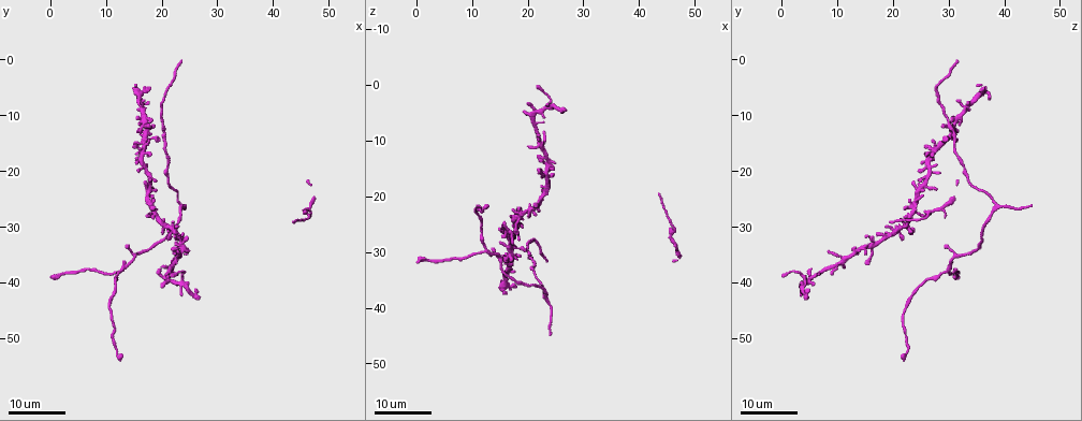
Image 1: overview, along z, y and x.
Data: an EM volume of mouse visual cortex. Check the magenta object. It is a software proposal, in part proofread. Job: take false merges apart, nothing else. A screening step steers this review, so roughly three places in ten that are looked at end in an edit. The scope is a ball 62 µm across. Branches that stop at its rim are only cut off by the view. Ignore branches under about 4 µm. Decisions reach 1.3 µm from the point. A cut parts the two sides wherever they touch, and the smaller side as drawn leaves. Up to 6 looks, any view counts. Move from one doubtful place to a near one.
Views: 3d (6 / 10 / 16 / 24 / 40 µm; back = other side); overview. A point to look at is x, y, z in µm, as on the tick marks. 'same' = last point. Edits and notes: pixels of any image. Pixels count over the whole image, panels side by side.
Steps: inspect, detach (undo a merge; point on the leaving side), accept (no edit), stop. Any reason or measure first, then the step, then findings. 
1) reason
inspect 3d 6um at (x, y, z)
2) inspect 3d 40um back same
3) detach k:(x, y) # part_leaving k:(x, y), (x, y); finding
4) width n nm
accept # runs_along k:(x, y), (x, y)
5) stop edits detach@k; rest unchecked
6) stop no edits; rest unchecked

a fork
inspect 3d 16um at (12.0, 38.0, 30.0)

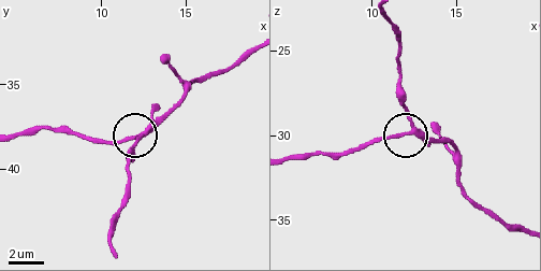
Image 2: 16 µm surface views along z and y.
inspect 3d 6um at (12.4, 38.0, 29.6)

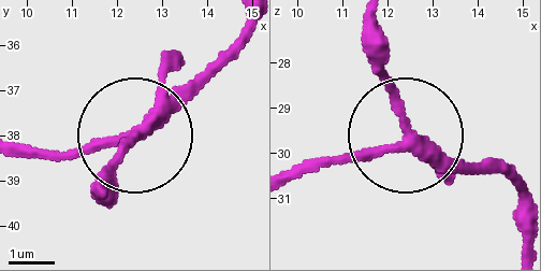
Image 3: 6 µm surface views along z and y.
side_arm 14 um
accept # runs_along 3:(523, 203), (493, 172), (447, 168), (400, 141), (289, 168); all the same neuron

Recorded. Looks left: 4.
four or more arms meet
inspect 3d 24um at (23.5, 32.5, 16.0)

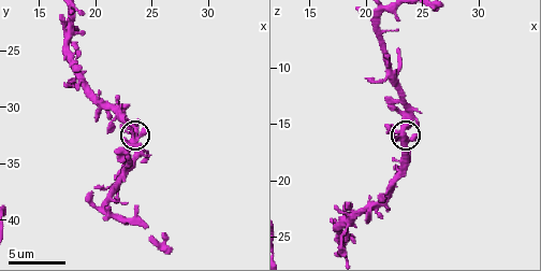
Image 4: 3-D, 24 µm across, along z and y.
inspect 3d 6um at (24.0, 32.4, 16.6)

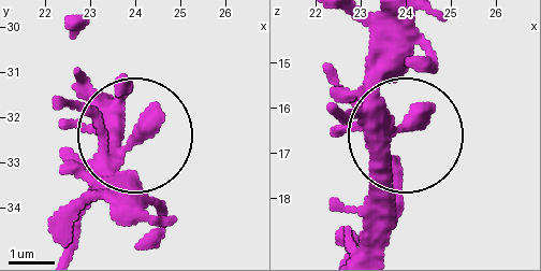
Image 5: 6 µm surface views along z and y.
arms 4
accept # runs_along 5:(359, 246), (400, 131), (385, 108), (385, 54); one neuron here

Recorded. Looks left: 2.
arms part here
inspect 3d 24um at (20.5, 13.5, 31.0)

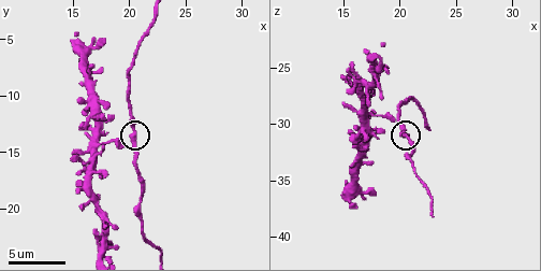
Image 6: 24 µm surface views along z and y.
inspect 3d 6um same

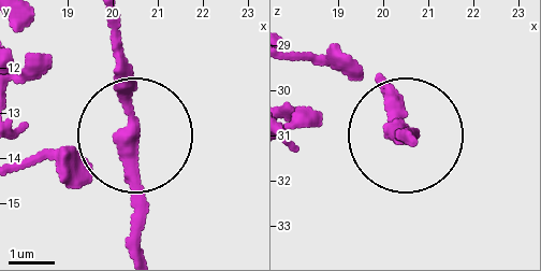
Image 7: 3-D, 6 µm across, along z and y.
arms 3
accept # one neuron here

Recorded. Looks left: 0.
stop no edits; rest unchecked

